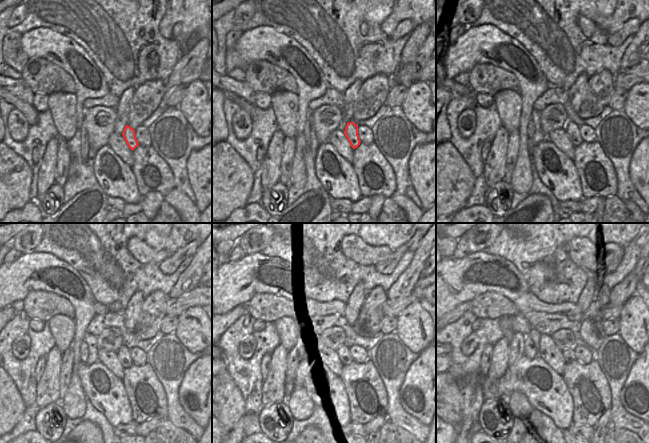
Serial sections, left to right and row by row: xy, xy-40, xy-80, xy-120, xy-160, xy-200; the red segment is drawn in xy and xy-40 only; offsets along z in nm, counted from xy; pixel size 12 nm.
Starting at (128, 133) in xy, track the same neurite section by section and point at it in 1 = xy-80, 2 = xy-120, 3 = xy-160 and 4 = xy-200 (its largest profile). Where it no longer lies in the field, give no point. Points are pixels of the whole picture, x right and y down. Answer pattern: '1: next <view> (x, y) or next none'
1: next xy-80 (572, 129)
2: next xy-120 (123, 353)
3: next xy-160 (344, 353)
4: next xy-200 (569, 355)

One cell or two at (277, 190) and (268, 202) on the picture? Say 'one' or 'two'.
one

